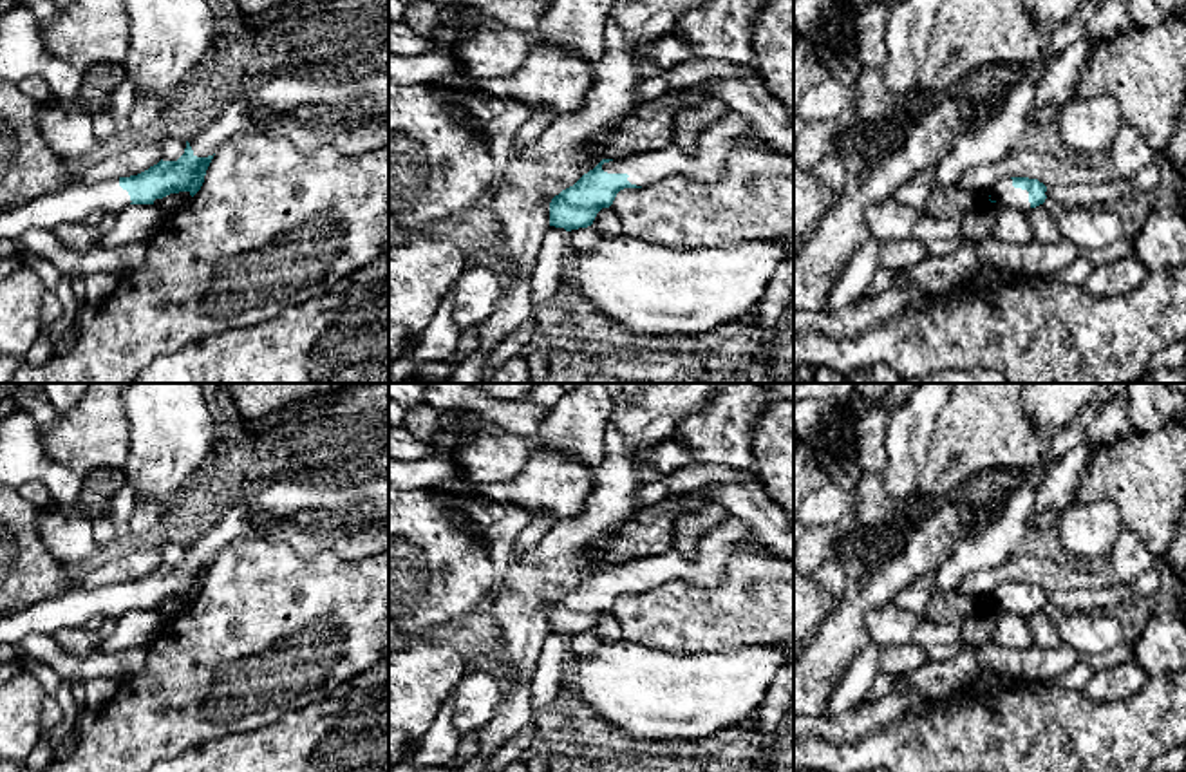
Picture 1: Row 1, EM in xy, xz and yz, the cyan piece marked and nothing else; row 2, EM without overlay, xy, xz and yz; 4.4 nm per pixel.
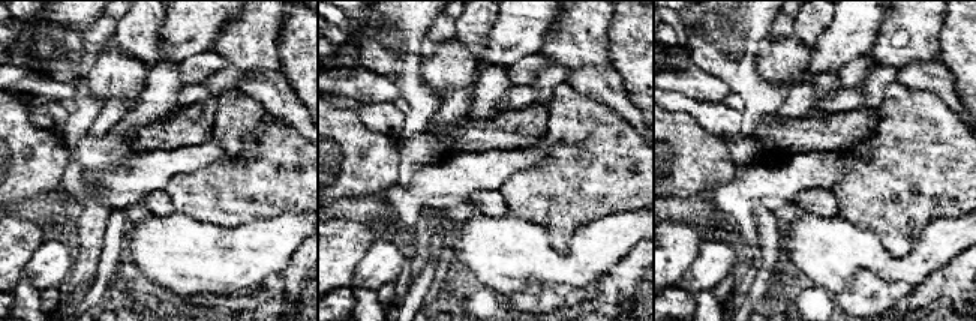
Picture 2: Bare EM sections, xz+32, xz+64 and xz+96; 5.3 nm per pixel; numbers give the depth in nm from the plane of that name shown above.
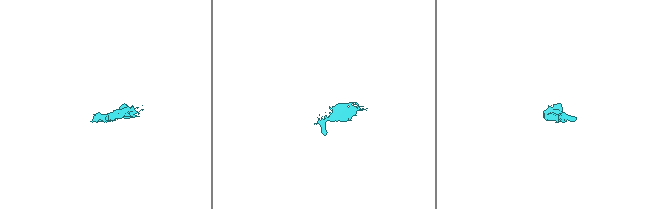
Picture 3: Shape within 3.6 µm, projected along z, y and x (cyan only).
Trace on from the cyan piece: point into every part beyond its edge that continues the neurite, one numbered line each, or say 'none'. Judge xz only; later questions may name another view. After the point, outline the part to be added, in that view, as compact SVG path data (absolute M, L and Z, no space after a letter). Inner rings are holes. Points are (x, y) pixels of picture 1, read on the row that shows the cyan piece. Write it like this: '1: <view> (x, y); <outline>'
1: xz (707, 163); M730 112L712 123L696 141L689 154L682 145L671 143L656 152L640 152L624 159L602 165L607 174L627 174L627 181L636 186L651 186L671 175L683 175L696 183L716 183L727 165L727 157L741 137L754 137L754 125Z

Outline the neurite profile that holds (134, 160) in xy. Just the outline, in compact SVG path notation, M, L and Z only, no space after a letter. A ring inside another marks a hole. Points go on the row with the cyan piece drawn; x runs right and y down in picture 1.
M157 145L130 146L96 161L81 175L81 181L94 184L107 179L137 175L157 165L161 159L163 157Z

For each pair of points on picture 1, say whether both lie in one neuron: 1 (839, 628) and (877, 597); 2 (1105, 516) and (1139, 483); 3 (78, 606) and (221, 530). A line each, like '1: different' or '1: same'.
1: same
2: different
3: same

